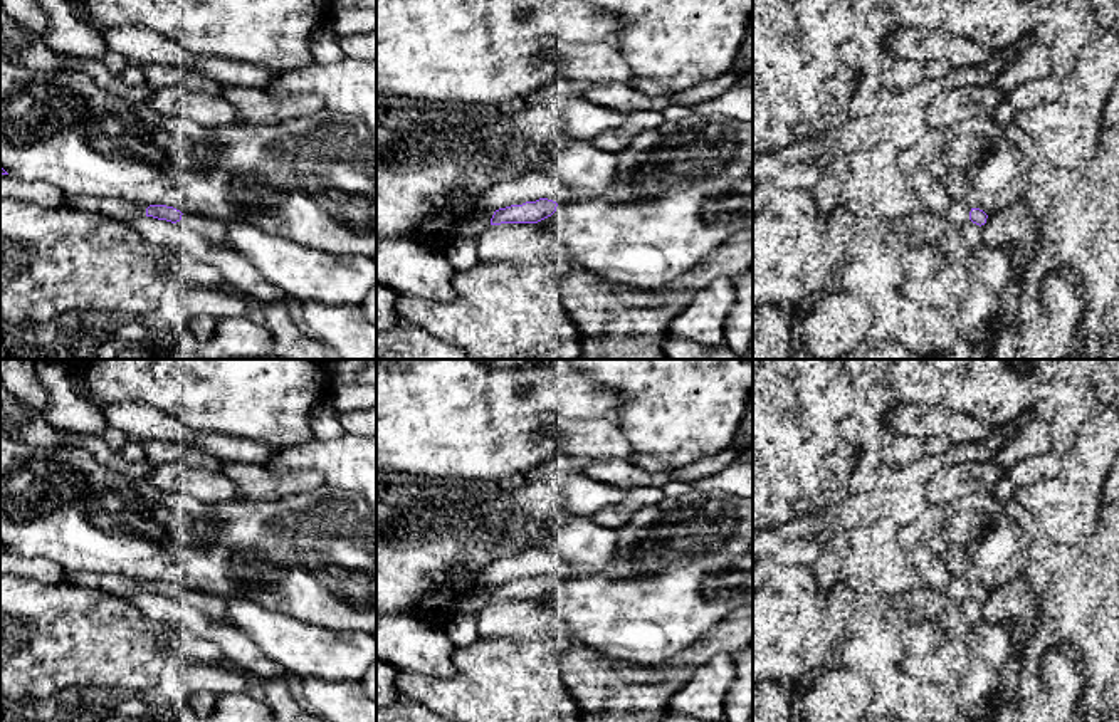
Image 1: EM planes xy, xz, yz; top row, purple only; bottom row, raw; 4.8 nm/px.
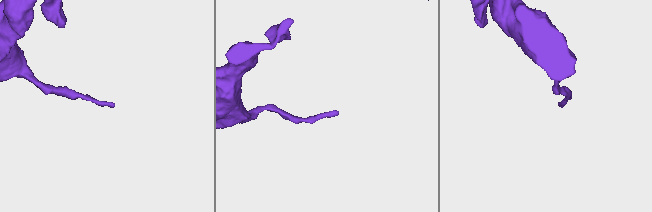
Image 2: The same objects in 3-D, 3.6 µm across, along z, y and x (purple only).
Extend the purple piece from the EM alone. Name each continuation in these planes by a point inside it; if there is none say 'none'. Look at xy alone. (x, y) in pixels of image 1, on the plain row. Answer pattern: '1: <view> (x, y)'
1: xy (212, 608)

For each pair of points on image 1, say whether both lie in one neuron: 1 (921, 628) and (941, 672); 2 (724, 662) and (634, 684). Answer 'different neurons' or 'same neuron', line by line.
1: same neuron
2: different neurons

